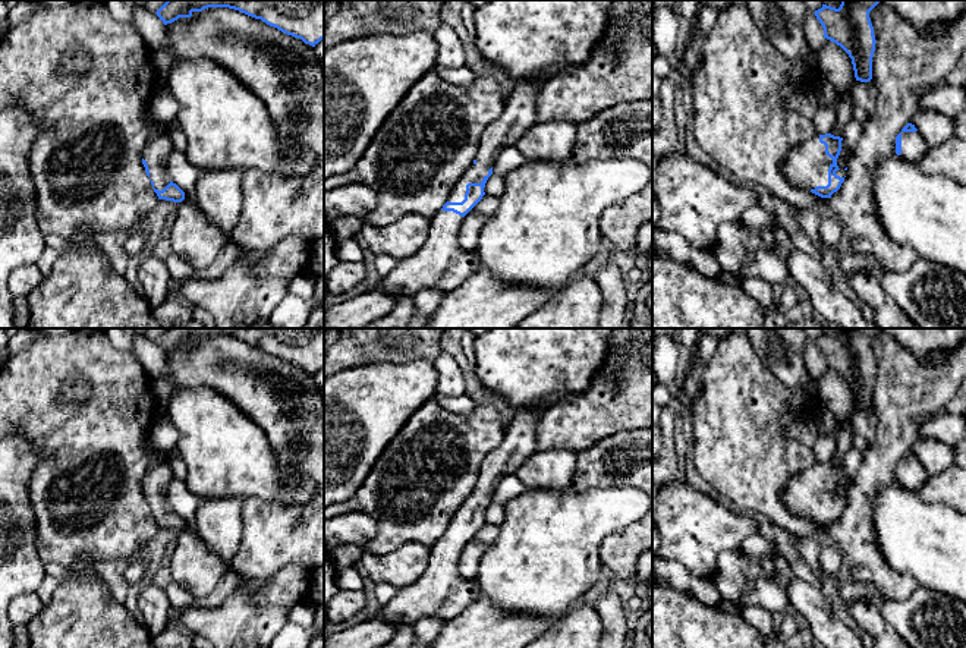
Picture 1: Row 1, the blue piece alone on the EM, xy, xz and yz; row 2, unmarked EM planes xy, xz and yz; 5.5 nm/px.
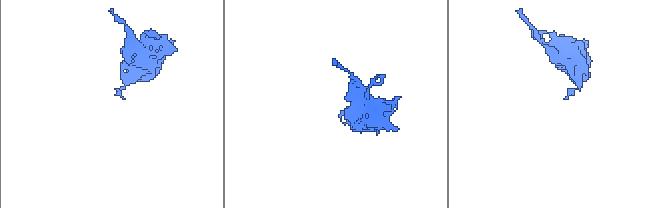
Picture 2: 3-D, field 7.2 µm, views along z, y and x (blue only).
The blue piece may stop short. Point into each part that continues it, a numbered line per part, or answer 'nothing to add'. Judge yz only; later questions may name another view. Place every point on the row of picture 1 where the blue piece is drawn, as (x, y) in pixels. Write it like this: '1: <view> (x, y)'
1: yz (913, 147)
2: yz (806, 166)

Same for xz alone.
1: xz (519, 113)
2: xz (440, 264)

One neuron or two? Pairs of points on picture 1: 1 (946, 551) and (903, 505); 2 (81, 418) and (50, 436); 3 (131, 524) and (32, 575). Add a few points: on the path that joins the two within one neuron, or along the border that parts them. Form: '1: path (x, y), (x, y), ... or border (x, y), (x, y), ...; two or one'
1: path (934, 540), (911, 516); one
2: path (74, 425), (68, 431), (57, 431); one
3: border (35, 528), (35, 551), (44, 563); two

